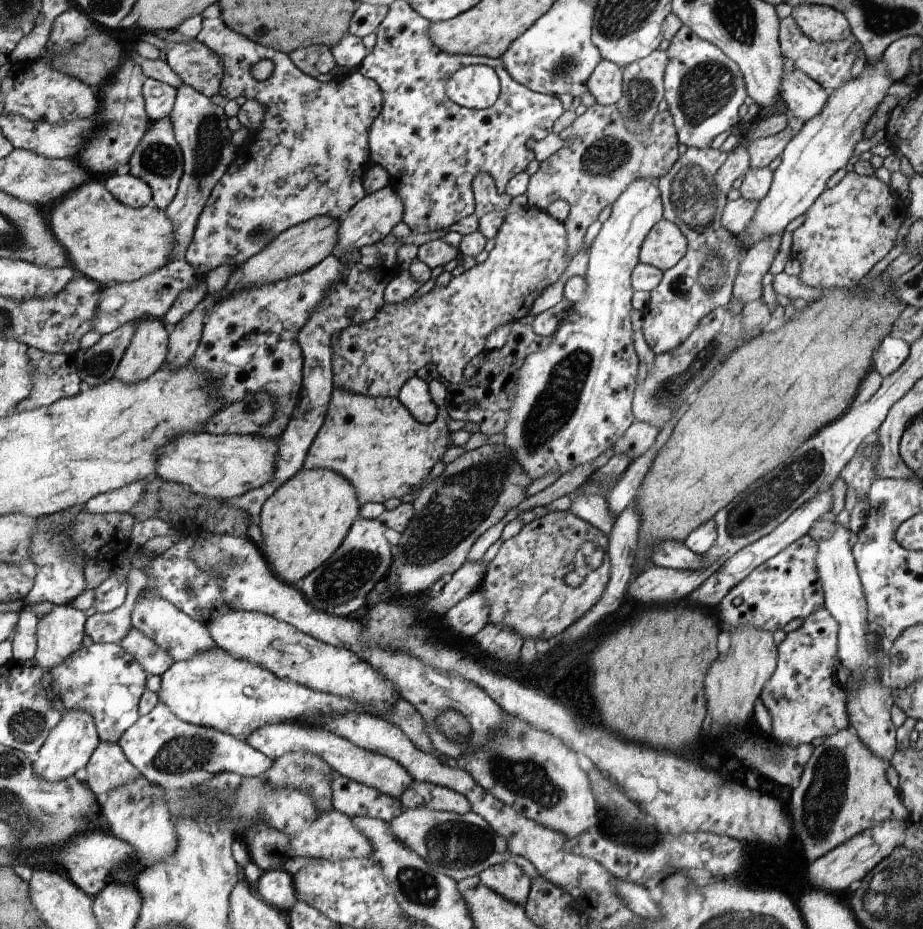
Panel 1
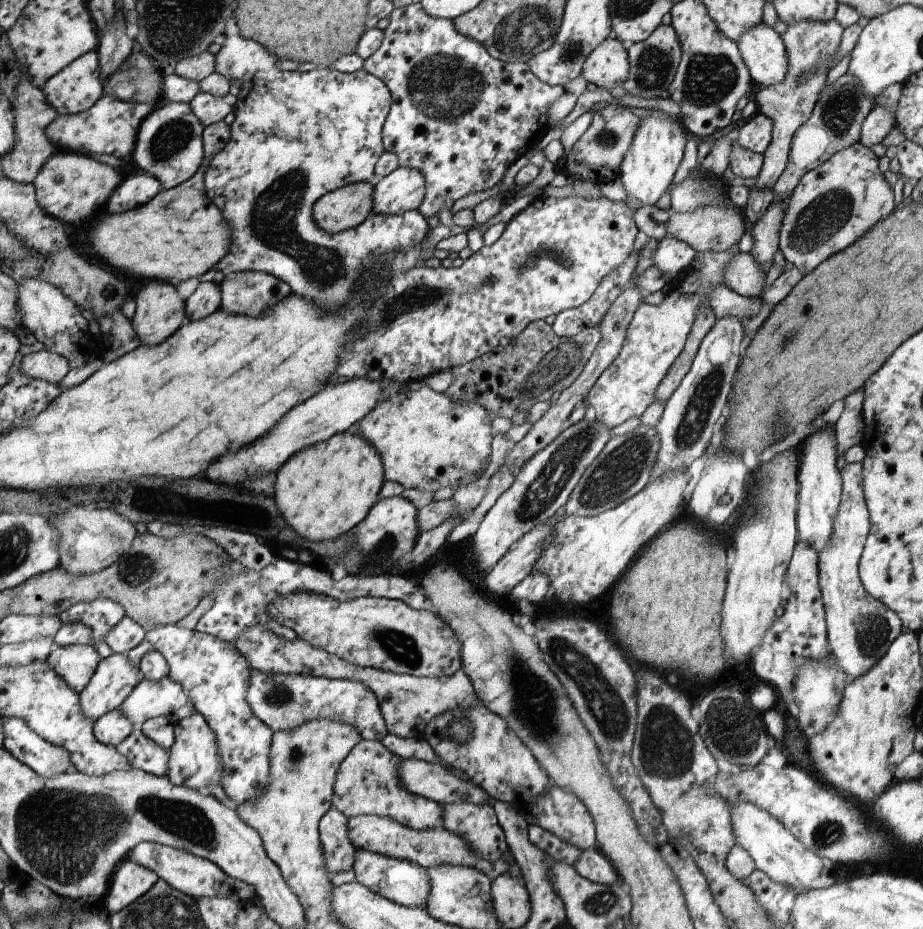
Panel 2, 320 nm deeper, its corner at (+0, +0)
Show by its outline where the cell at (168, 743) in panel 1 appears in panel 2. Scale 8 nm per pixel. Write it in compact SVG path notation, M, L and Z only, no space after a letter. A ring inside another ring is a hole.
M140 727L135 728L130 737L116 745L128 759L130 766L142 769L156 776L166 775L170 769L170 754L159 743L143 733Z

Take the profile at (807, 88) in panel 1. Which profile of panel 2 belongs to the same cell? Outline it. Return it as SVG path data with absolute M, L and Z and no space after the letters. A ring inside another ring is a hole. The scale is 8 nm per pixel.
M762 22L747 28L737 47L755 86L770 86L785 77L786 49L782 37L771 26Z

